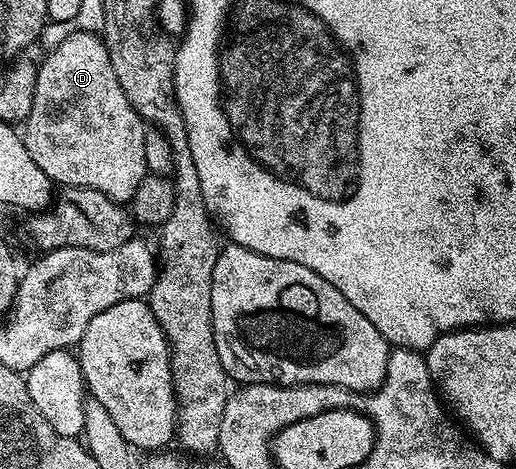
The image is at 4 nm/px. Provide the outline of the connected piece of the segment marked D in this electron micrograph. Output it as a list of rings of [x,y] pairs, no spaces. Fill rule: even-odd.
[[[77,28],[73,34],[66,35],[57,44],[56,51],[53,54],[46,55],[44,63],[41,61],[37,65],[34,104],[30,108],[28,121],[23,123],[22,137],[26,144],[26,152],[30,152],[30,156],[38,164],[38,168],[42,168],[42,172],[46,172],[48,178],[51,178],[53,183],[59,184],[61,187],[94,188],[98,192],[110,196],[116,202],[128,204],[131,203],[134,192],[138,192],[138,184],[142,184],[145,174],[149,173],[148,161],[146,160],[146,140],[148,139],[146,123],[141,118],[140,113],[132,106],[126,92],[122,90],[122,84],[118,82],[118,76],[114,76],[114,68],[110,64],[110,52],[106,48],[103,37],[99,33],[83,28]]]

